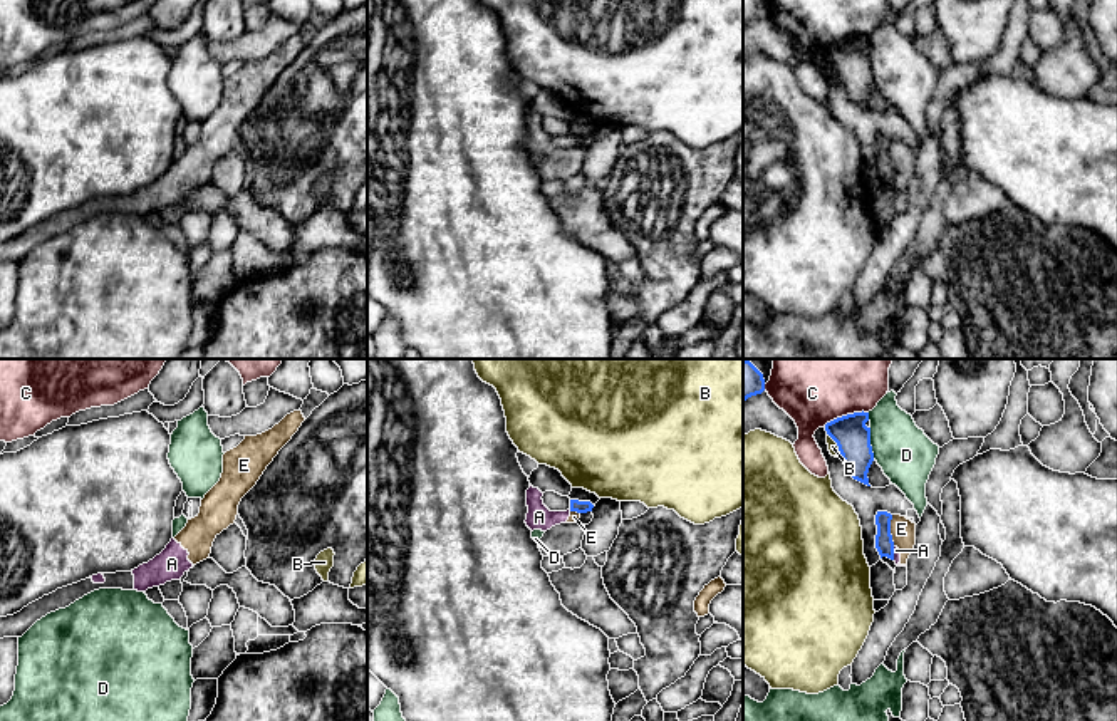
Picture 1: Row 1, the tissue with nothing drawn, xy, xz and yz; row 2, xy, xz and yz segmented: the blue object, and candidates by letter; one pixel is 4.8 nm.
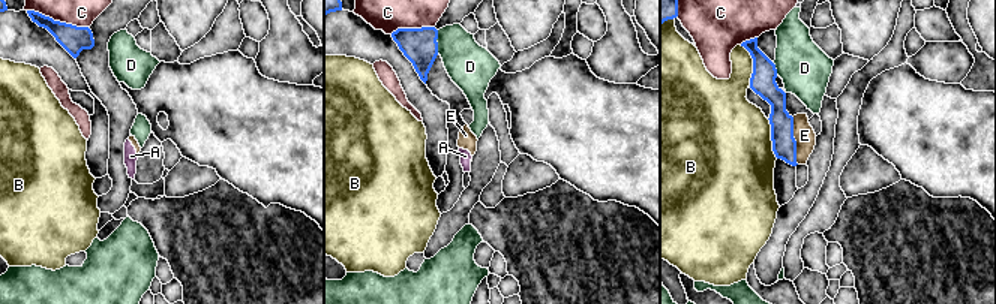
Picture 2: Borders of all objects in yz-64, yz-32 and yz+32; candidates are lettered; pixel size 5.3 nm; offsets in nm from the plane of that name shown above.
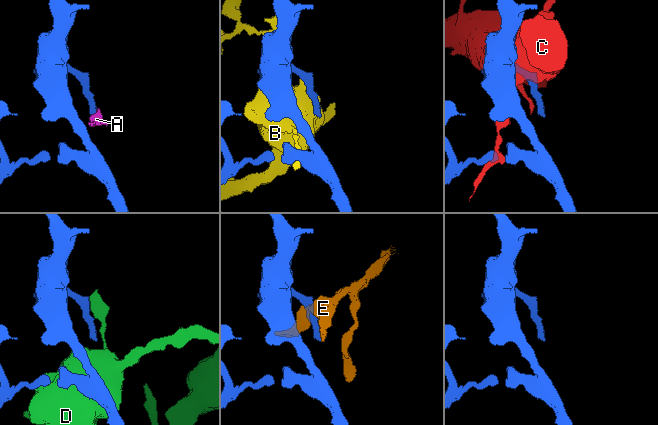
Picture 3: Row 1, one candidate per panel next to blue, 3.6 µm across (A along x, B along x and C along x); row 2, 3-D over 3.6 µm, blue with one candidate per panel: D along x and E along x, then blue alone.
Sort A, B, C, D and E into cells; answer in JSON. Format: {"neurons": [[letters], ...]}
{"neurons": [["A", "E"], ["B"], ["C"], ["D"]]}

